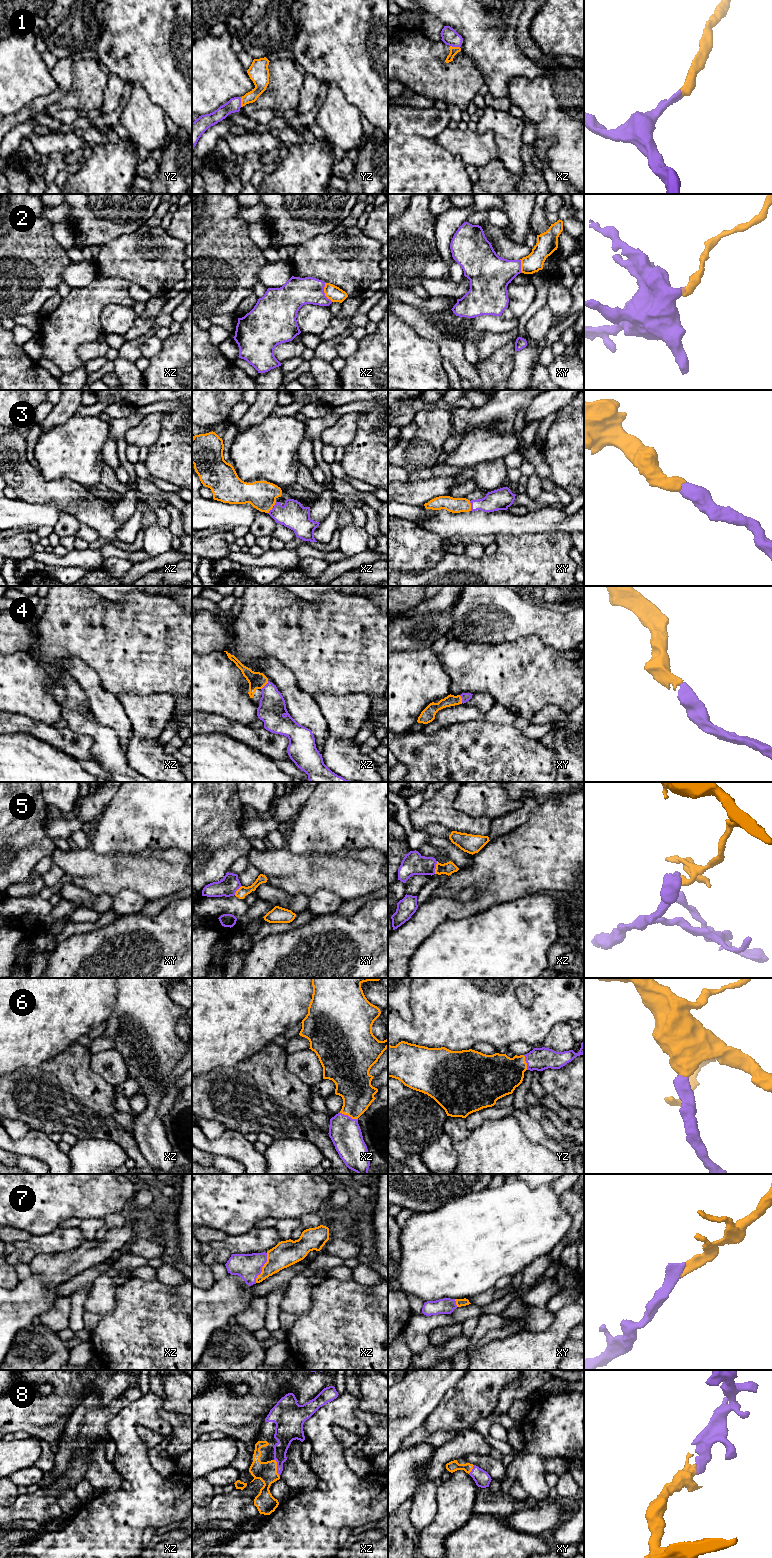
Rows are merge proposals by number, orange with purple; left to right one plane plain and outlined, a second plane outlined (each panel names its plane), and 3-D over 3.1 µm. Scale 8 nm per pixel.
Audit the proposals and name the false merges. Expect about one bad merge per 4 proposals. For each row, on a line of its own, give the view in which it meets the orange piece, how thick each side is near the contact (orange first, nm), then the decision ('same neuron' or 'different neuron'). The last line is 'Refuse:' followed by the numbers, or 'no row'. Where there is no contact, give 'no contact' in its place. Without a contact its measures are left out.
1: contact in xz; calibres 60 and 130 nm; same neuron
2: contact in xz; calibres 120 and 240 nm; different neuron
3: contact in xy; calibres 130 and 170 nm; same neuron
4: contact in xz; calibres 140 and 220 nm; same neuron
5: contact in xz; calibres 100 and 180 nm; different neuron
6: contact in xz; calibres 280 and 260 nm; same neuron
7: contact in xz; calibres 200 and 200 nm; same neuron
8: contact in xz; calibres 160 and 120 nm; same neuron
Refuse: 2, 5

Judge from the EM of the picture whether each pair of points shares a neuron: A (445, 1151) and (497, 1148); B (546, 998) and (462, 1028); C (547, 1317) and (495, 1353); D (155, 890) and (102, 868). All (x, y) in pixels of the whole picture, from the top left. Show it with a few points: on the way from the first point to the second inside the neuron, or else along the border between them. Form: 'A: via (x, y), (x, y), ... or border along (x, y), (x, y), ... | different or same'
A: border along (454, 1141), (457, 1163) | different
B: via (525, 1017), (483, 1017) | same
C: border along (551, 1324), (542, 1330), (522, 1331) | different
D: via (142, 877), (115, 876) | same

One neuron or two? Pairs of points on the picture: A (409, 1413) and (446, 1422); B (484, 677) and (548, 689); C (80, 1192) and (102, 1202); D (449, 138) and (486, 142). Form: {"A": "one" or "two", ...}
{"A": "two", "B": "one", "C": "one", "D": "one"}

